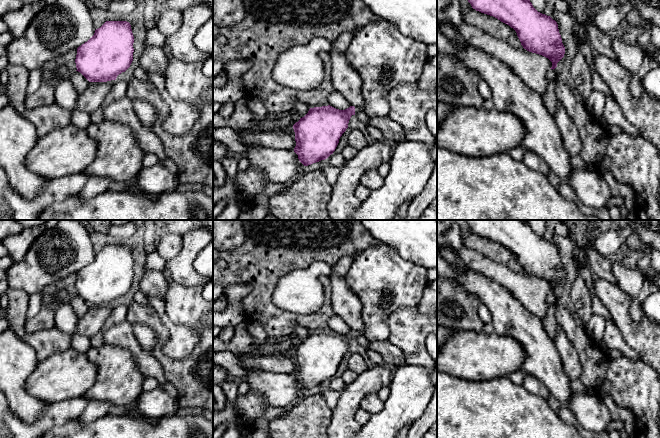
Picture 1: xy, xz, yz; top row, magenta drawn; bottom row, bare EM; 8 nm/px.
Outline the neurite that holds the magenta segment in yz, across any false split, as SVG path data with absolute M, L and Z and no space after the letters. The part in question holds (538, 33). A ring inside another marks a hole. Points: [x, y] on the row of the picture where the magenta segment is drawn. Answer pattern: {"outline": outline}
{"outline": "M468 0L472 8L493 16L513 28L524 49L548 58L552 67L547 80L556 79L554 70L564 57L565 47L558 24L550 16L538 12L530 0Z"}

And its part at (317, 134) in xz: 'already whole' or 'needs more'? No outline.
needs more

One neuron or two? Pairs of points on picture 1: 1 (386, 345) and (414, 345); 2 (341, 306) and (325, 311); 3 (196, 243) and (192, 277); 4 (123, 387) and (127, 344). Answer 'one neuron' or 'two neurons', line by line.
1: two neurons
2: two neurons
3: one neuron
4: two neurons

